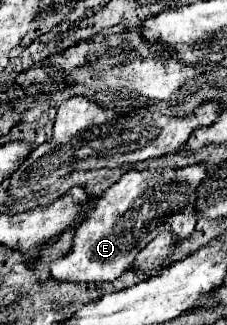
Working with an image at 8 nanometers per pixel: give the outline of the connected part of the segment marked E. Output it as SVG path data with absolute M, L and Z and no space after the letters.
M193 164L185 168L163 168L163 170L129 170L109 190L97 198L97 204L89 208L87 218L75 226L75 242L67 256L51 264L51 274L61 282L113 282L135 266L135 256L163 230L171 232L175 242L189 238L195 232L197 222L197 188L207 178L205 164Z

